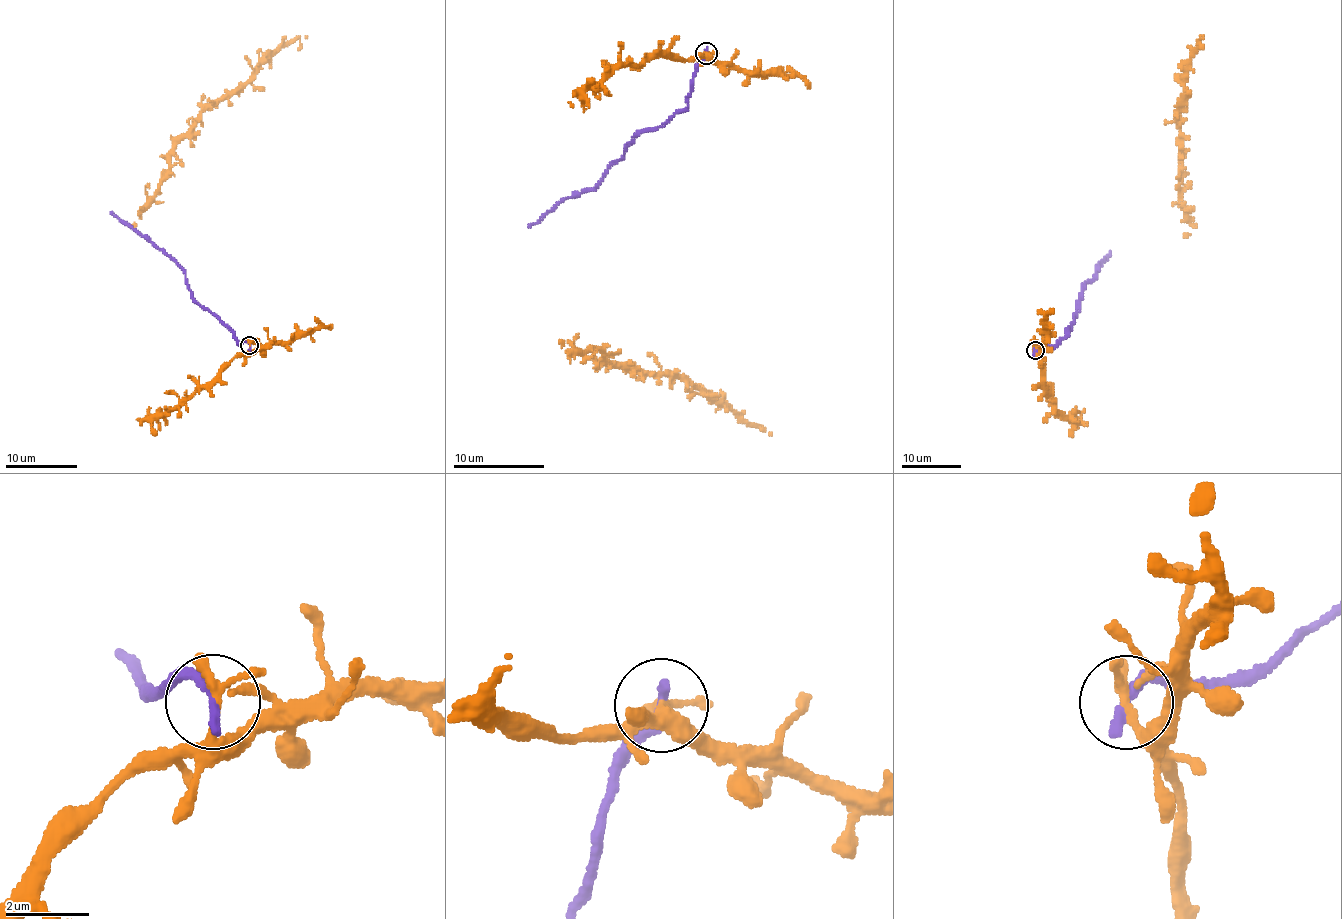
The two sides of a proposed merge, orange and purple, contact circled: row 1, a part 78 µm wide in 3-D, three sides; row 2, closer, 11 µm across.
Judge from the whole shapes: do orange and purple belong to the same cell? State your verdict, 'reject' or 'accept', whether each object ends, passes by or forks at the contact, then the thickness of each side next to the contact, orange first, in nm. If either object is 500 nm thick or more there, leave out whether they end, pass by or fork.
reject; orange passes by; purple ends there; 220 nm thick on the orange side, 320 nm on the other

